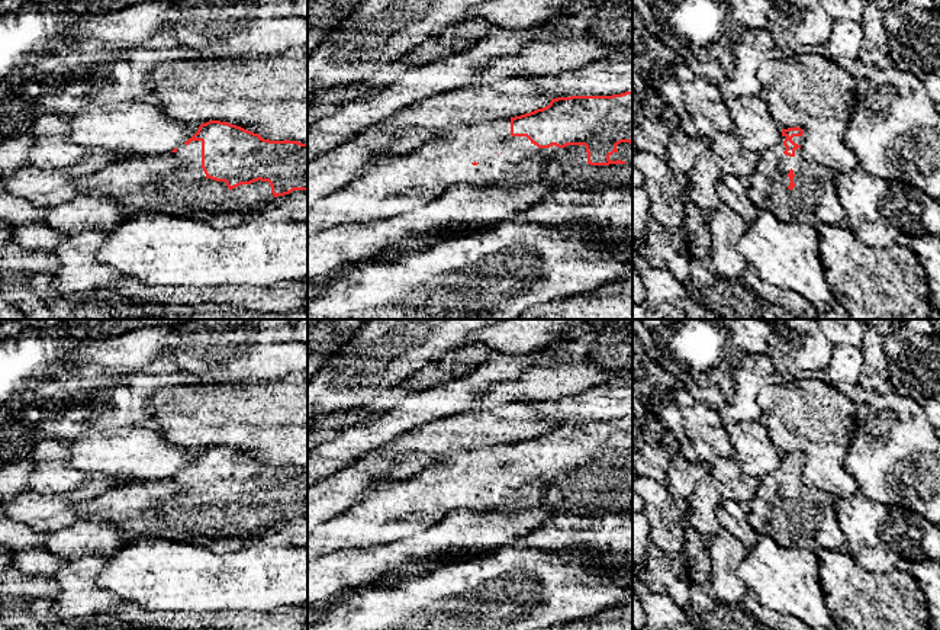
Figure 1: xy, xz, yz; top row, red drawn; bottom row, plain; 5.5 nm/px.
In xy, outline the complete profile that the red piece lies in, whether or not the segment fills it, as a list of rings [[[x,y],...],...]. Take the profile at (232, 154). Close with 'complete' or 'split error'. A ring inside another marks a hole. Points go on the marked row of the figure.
[[[209,120],[170,152],[147,157],[112,158],[100,170],[83,176],[86,196],[112,197],[125,212],[149,210],[160,215],[189,216],[215,228],[234,228],[254,218],[271,222],[308,222],[308,144],[270,141],[241,126]]] | split error

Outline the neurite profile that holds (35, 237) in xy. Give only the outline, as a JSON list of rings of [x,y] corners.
[[[33,222],[16,228],[13,242],[29,251],[52,251],[70,234],[62,234],[45,225],[45,222]]]

